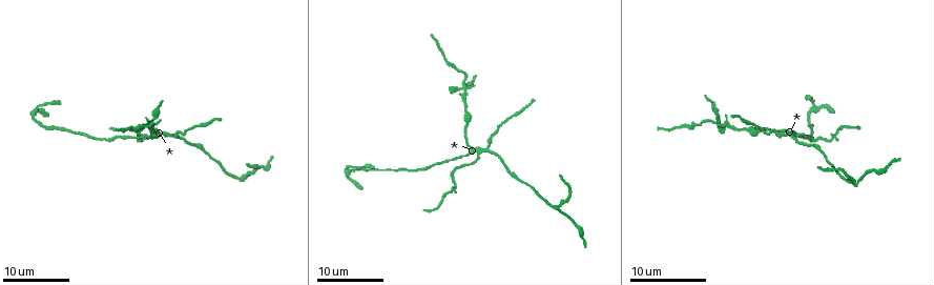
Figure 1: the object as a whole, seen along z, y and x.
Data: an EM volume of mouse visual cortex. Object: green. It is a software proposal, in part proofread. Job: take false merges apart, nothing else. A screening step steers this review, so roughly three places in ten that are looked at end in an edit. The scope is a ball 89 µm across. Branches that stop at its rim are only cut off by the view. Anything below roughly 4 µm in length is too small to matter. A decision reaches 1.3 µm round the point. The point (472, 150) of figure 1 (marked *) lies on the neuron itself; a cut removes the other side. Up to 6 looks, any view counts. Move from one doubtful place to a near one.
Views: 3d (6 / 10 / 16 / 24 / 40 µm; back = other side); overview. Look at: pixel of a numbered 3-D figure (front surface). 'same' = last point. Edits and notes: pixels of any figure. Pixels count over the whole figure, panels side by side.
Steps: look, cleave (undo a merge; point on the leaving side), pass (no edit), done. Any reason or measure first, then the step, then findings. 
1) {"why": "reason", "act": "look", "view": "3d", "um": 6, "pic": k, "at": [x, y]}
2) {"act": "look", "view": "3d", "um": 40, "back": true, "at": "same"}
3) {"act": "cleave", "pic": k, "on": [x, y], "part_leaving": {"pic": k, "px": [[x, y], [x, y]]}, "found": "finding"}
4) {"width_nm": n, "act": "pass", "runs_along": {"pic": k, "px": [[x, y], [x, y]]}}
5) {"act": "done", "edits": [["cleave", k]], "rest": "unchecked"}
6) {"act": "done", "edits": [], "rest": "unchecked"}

{"why": "thick turns thin", "act": "look", "view": "3d", "um": 16, "pic": 1, "at": [193, 143]}

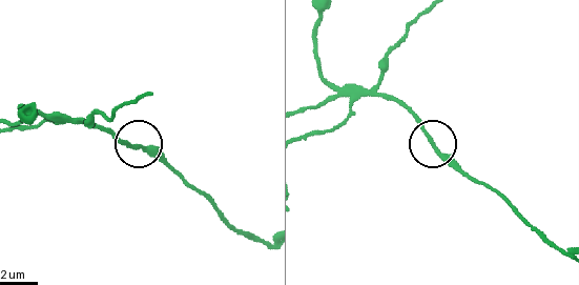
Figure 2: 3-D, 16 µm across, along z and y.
{"why": "closer look", "act": "look", "view": "3d", "um": 10, "pic": 2, "at": [138, 146]}

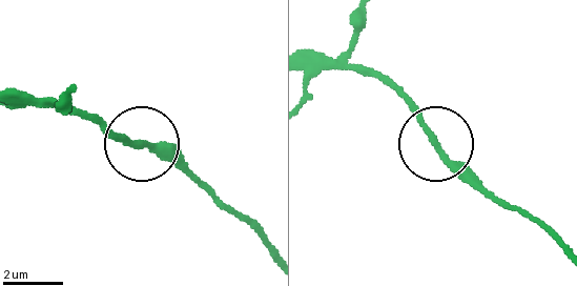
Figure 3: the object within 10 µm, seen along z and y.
{"act": "pass", "runs_along": {"pic": 3, "px": [[16, 94], [76, 106], [124, 139], [166, 149], [194, 175]]}, "found": "continuous, no second neuron"}

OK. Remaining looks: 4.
{"why": "thick turns thin", "act": "look", "view": "3d", "um": 16, "pic": 1, "at": [809, 117]}

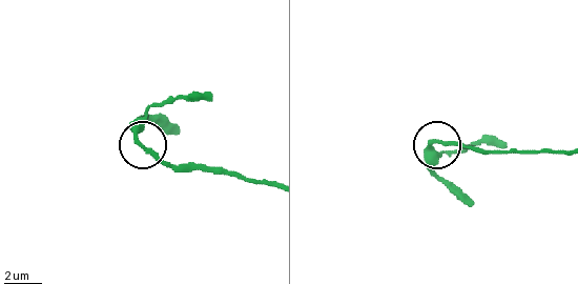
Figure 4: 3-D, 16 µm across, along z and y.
{"why": "closer look", "act": "look", "view": "3d", "um": 10, "pic": 4, "at": [143, 146]}

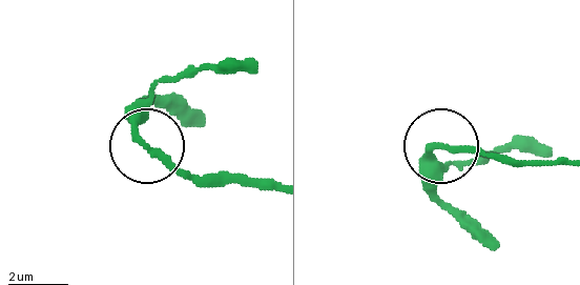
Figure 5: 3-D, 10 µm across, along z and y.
{"act": "pass", "runs_along": {"pic": 5, "px": [[564, 164], [512, 164], [443, 147], [429, 164], [429, 192]]}, "found": "all the same neuron"}

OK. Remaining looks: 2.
{"why": "four or more arms meet", "act": "look", "view": "3d", "um": 24, "pic": 1, "at": [463, 86]}

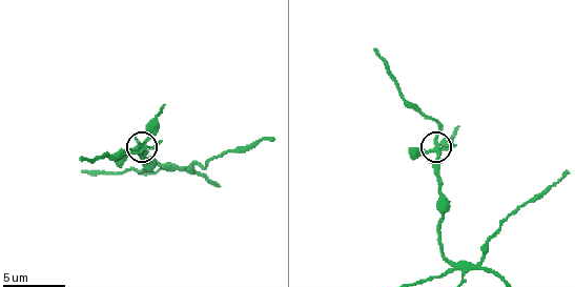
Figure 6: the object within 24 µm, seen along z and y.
{"act": "look", "view": "3d", "um": 6, "pic": 6, "at": [433, 150]}

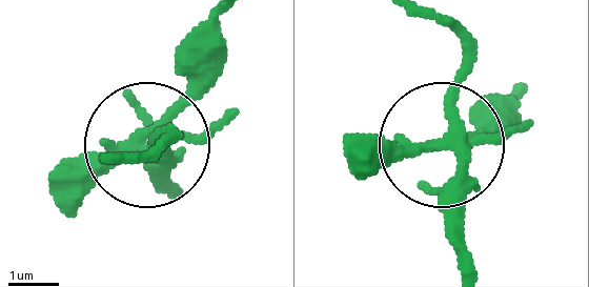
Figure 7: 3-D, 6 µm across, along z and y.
{"width_nm": 260, "act": "cleave", "pic": 7, "on": [75, 204], "part_leaving": {"pic": 7, "px": [[126, 145], [181, 95], [210, 19]]}, "found": "a second neuron is stuck on"}

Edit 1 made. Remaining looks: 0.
{"act": "done", "edits": [["cleave", 7]], "rest": "unchecked"}

